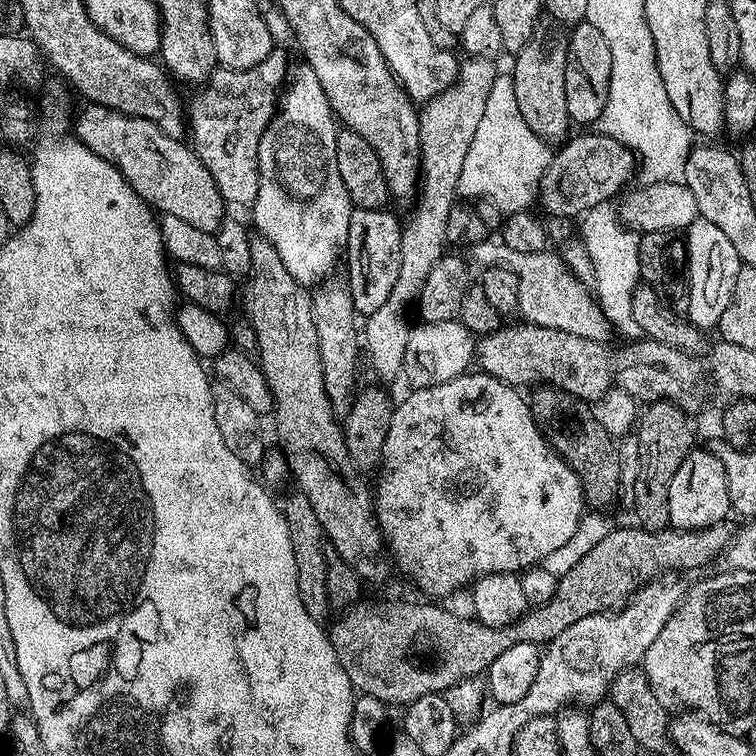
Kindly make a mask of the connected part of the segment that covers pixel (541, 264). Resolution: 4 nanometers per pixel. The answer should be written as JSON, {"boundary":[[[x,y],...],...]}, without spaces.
{"boundary":[[[489,238],[477,244],[474,249],[476,260],[480,266],[499,266],[501,268],[509,268],[514,270],[514,274],[518,274],[518,309],[519,315],[527,323],[537,324],[543,328],[550,330],[562,330],[571,336],[578,338],[590,338],[594,342],[602,345],[609,343],[608,339],[614,336],[612,324],[604,316],[600,305],[596,303],[596,297],[590,291],[589,285],[585,281],[579,280],[576,274],[568,268],[568,263],[565,262],[563,255],[552,253],[552,250],[545,250],[536,253],[518,253],[515,250],[510,250],[509,246],[504,244],[500,238]]]}

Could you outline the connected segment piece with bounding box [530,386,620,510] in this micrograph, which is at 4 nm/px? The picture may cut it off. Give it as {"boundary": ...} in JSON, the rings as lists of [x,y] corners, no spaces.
{"boundary":[[[540,386],[533,392],[536,393],[530,396],[532,417],[540,433],[544,435],[545,442],[580,479],[585,505],[592,510],[604,510],[602,508],[607,504],[615,502],[616,495],[620,492],[620,456],[616,453],[617,441],[613,440],[610,434],[606,434],[606,430],[602,430],[602,422],[598,422],[595,411],[585,401],[574,400],[551,386]]]}

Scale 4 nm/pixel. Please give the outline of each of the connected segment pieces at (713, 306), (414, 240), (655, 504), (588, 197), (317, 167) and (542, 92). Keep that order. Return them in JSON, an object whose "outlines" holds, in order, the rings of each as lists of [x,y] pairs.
{"outlines":[[[[698,218],[686,229],[686,247],[688,250],[686,275],[690,290],[687,319],[698,329],[715,329],[720,323],[722,314],[726,314],[726,306],[730,306],[734,282],[738,278],[738,270],[742,267],[740,259],[730,238],[726,238],[726,234],[722,234],[722,230],[714,226],[714,222],[703,218]]],[[[469,55],[464,64],[456,70],[456,81],[435,98],[425,101],[420,113],[421,187],[415,203],[415,210],[408,224],[405,223],[400,236],[400,260],[397,281],[381,309],[367,317],[366,334],[363,333],[366,358],[384,378],[401,373],[404,365],[406,345],[412,329],[408,320],[410,308],[419,301],[427,275],[445,255],[447,247],[447,215],[455,207],[458,193],[458,177],[466,160],[474,133],[478,130],[479,119],[486,110],[487,95],[494,86],[498,74],[495,59]]],[[[667,402],[647,405],[639,417],[634,436],[640,439],[636,448],[640,455],[640,481],[632,488],[632,508],[636,511],[635,523],[647,532],[663,532],[669,527],[670,478],[674,478],[678,466],[682,466],[684,459],[694,450],[695,444],[692,443],[696,436],[692,433],[691,423],[688,413]]],[[[588,130],[585,136],[573,135],[567,142],[559,145],[560,153],[554,155],[548,161],[548,167],[544,169],[544,176],[538,185],[538,200],[552,216],[576,216],[583,217],[591,208],[600,208],[611,198],[615,192],[625,191],[624,183],[638,172],[638,157],[631,148],[627,148],[622,142],[614,138],[604,136],[599,130]]],[[[307,78],[308,80],[293,79],[287,85],[286,91],[278,102],[278,111],[273,116],[268,128],[262,134],[262,138],[258,142],[258,170],[260,177],[258,178],[258,194],[255,202],[250,206],[252,212],[252,220],[256,223],[255,231],[259,235],[264,236],[270,242],[270,246],[274,246],[274,250],[278,250],[278,258],[282,258],[282,262],[286,265],[286,270],[290,270],[290,274],[294,274],[294,278],[299,284],[312,286],[321,278],[327,277],[328,272],[336,264],[336,259],[341,259],[342,253],[345,251],[348,243],[348,231],[350,230],[350,214],[354,207],[350,194],[346,194],[346,186],[342,186],[342,174],[338,174],[338,154],[336,153],[336,133],[338,131],[338,121],[332,115],[332,107],[326,98],[326,94],[322,90],[322,86],[315,78]]],[[[541,21],[536,25],[530,42],[517,53],[514,70],[510,74],[514,82],[514,98],[518,98],[518,110],[526,126],[530,126],[532,133],[542,142],[560,142],[569,135],[570,121],[566,111],[567,37],[555,21]]]]}

